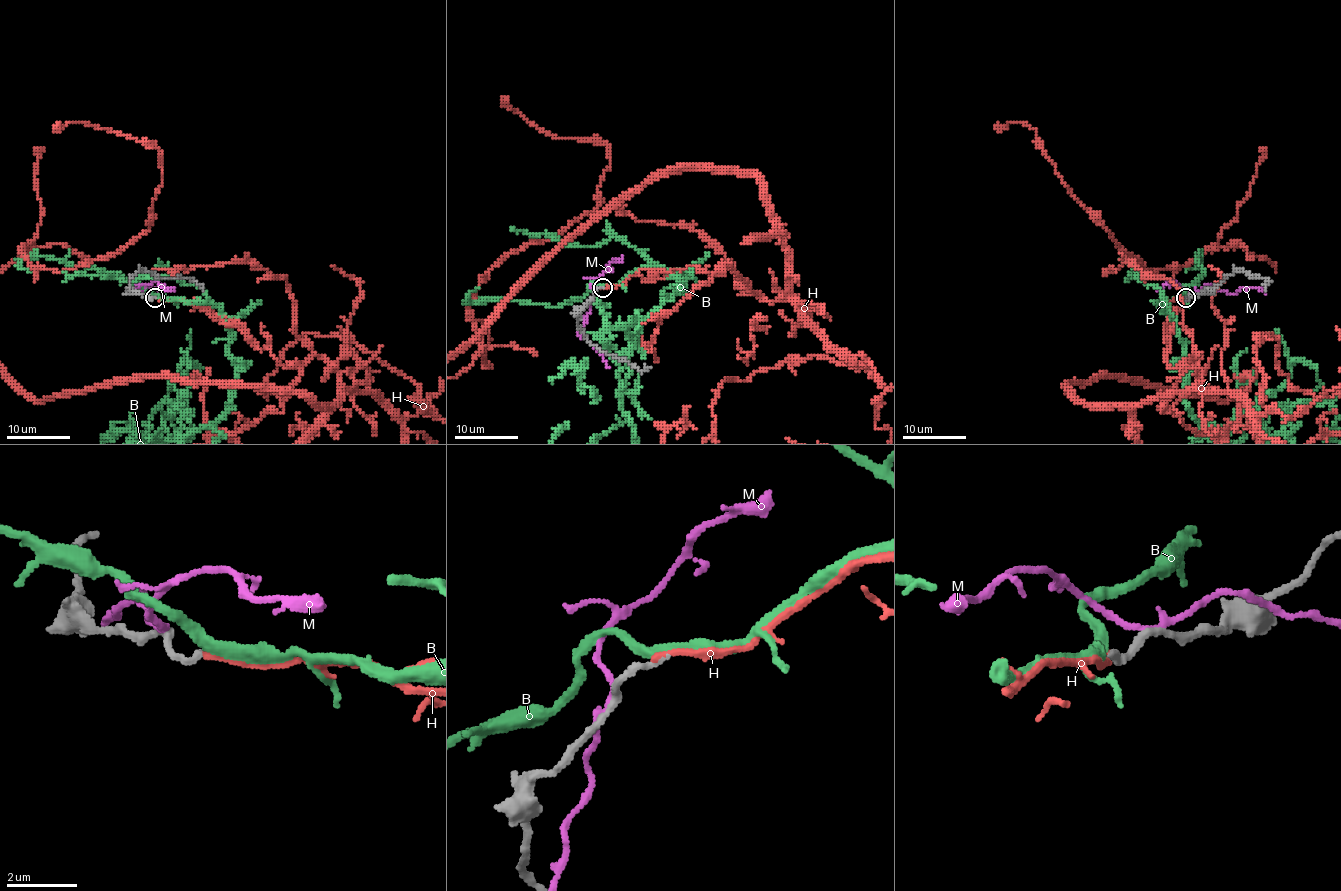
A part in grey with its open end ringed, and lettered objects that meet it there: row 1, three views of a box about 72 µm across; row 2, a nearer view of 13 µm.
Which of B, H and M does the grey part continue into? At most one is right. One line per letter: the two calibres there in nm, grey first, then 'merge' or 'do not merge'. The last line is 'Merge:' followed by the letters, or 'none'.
B: 180/320 nm | do not merge
H: 200/170 nm | merge
M: 200/180 nm | do not merge
Merge: H

